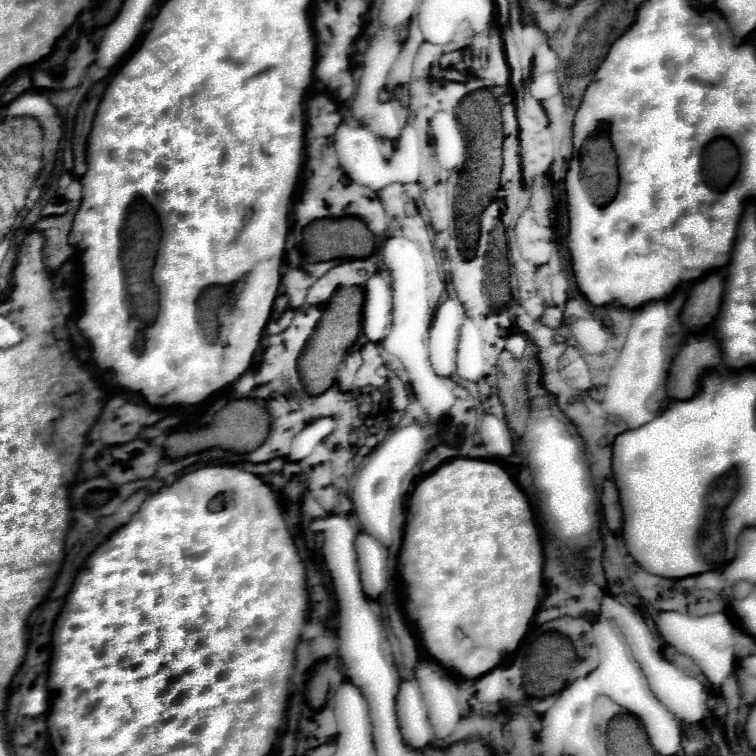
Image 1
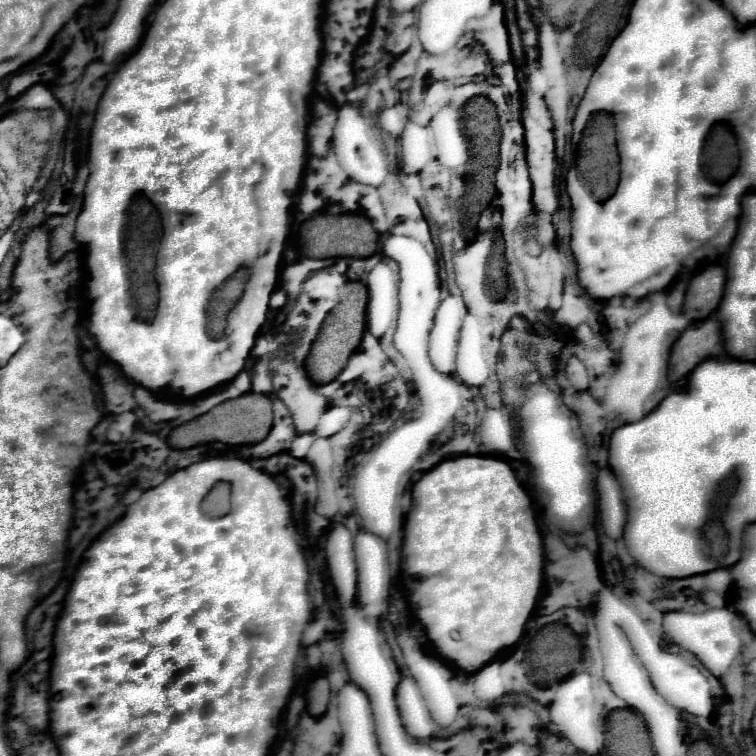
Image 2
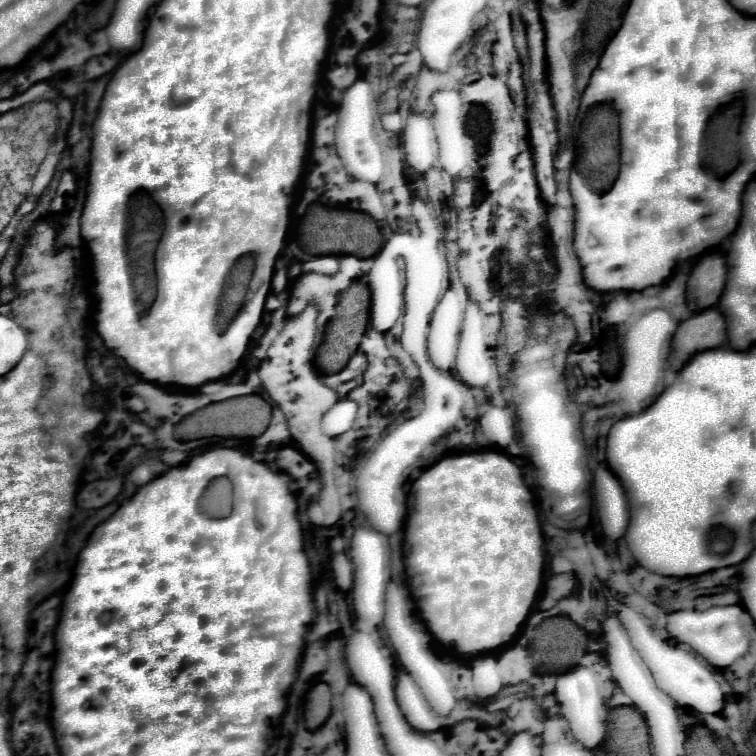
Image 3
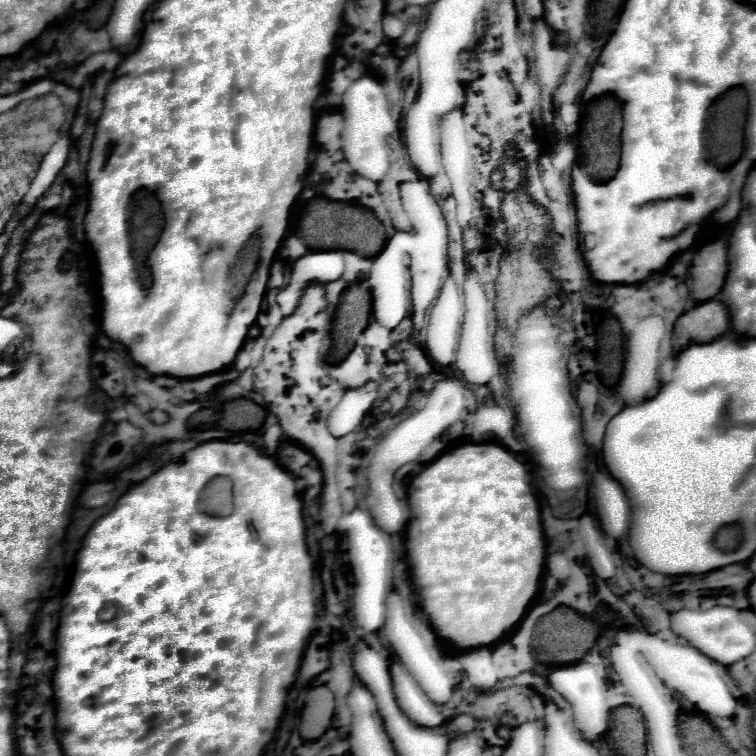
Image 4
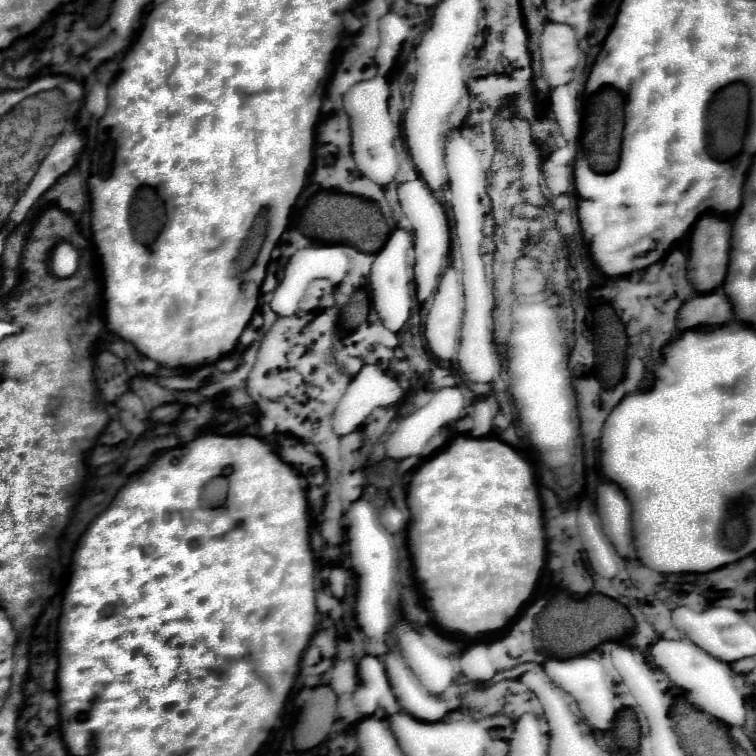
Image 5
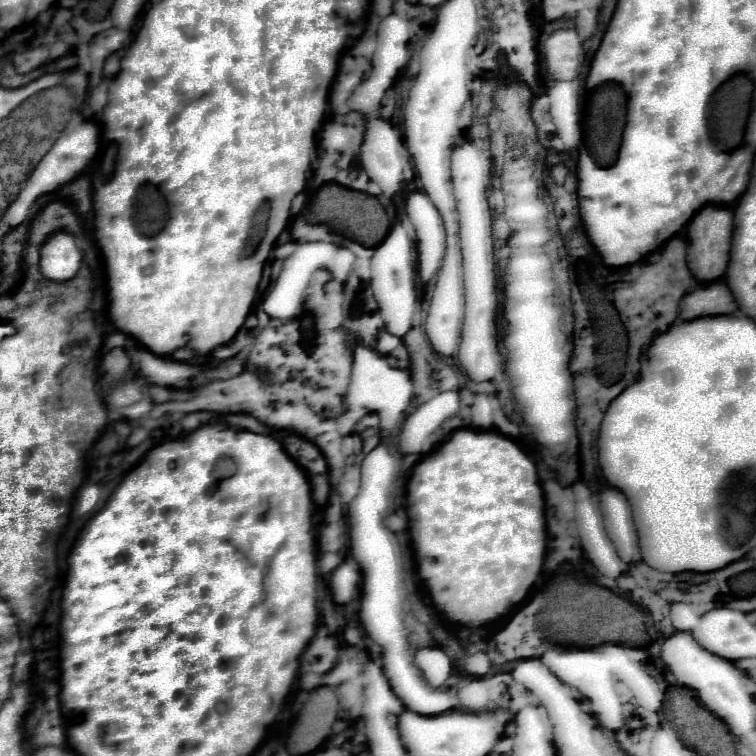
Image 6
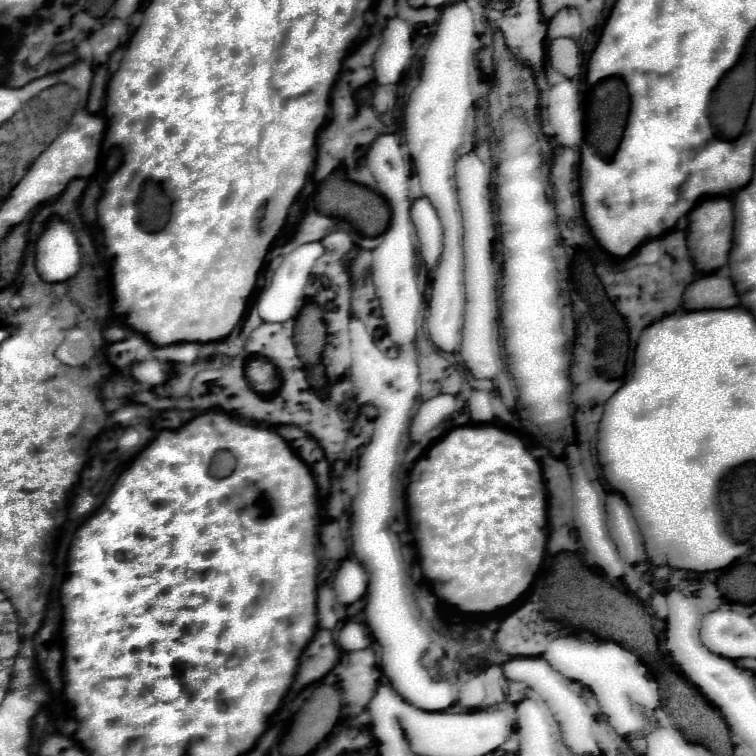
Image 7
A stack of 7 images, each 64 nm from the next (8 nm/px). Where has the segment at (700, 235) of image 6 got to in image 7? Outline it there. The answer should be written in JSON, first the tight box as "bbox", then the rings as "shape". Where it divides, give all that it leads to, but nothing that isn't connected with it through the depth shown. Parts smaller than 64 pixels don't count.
{"bbox":[686,196,734,272],"shape":[[[710,196],[700,200],[688,214],[688,226],[686,226],[686,236],[688,236],[688,252],[694,258],[696,266],[702,272],[714,272],[720,270],[730,252],[732,244],[732,226],[734,226],[734,216],[732,216],[732,200],[728,196]]]}

